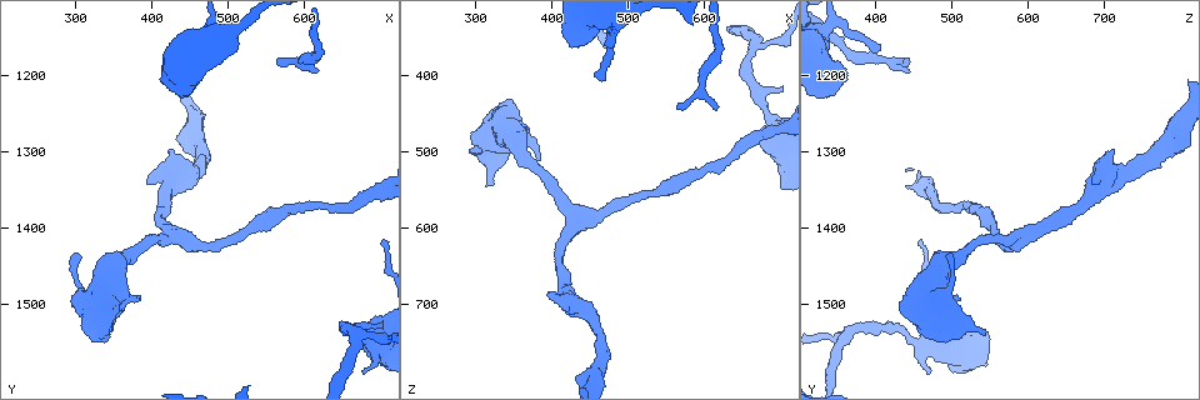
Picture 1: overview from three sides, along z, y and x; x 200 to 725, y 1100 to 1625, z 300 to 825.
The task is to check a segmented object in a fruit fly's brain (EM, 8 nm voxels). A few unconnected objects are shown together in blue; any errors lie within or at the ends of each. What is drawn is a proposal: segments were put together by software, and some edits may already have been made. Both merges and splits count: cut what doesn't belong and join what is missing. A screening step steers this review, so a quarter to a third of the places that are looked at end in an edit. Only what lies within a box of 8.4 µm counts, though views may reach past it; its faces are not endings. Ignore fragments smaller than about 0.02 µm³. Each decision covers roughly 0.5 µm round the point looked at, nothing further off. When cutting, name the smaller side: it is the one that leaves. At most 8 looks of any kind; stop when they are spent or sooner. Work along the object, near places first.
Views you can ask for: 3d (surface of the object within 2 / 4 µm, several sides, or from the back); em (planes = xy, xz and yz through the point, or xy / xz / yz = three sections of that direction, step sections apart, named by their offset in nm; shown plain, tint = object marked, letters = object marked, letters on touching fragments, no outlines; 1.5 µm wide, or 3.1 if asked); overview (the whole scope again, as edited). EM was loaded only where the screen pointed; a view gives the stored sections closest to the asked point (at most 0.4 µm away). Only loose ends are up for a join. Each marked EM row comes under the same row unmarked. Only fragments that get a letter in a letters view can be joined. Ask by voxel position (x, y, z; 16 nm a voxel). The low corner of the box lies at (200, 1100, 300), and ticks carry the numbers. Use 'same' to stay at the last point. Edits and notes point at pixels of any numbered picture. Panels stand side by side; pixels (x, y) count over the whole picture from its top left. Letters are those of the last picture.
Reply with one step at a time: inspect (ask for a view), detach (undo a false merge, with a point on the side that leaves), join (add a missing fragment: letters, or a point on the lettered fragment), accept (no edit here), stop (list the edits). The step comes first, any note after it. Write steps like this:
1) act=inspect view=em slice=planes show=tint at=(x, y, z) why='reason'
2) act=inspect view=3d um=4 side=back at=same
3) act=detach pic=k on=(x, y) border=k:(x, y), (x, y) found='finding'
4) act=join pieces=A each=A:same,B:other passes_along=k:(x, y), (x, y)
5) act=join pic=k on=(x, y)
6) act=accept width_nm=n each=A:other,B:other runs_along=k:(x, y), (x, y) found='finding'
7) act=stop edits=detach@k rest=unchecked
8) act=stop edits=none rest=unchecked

act=inspect view=3d um=4 at=(315, 1540, 545) why='an open end'

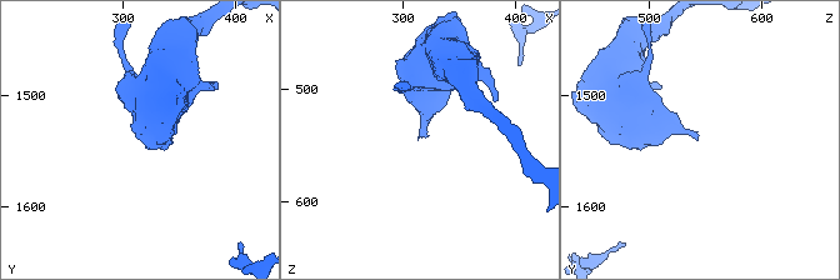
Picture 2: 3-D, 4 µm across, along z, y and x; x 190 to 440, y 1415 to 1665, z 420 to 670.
act=inspect view=em slice=planes show=letters at=(310, 1538, 544)

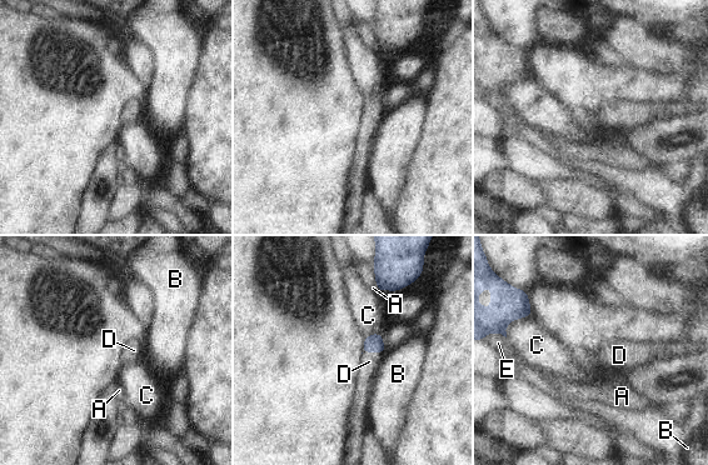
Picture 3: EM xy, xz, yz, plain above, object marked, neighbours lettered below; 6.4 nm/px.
act=join pieces=D each=A:other,B:other,C:other,D:same,E:other passes_along=3:(373, 343), (373, 351), (369, 361) found='it goes on there'

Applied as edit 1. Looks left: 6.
act=inspect view=3d um=2 at=(675, 1585, 465) why='free end'

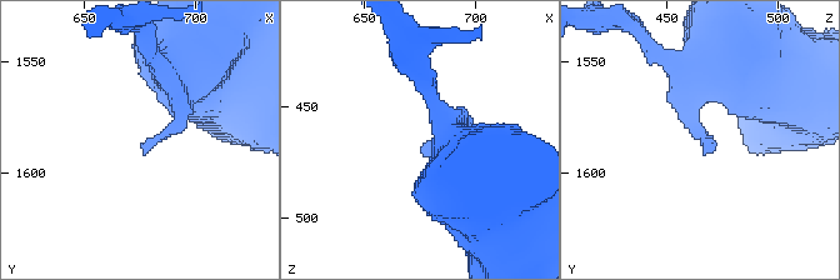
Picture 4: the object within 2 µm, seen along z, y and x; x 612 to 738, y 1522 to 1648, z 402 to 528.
act=inspect view=em slice=xy step=8 show=letters at=(677, 1591, 466)

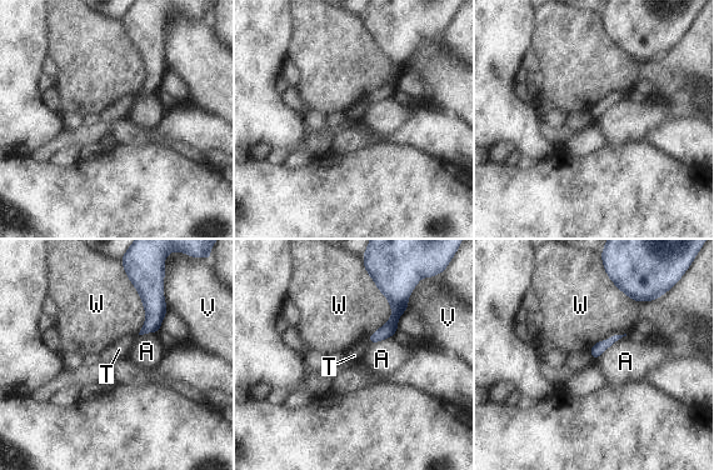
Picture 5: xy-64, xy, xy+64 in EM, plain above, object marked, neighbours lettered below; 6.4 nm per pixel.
act=inspect view=em slice=planes show=letters at=same

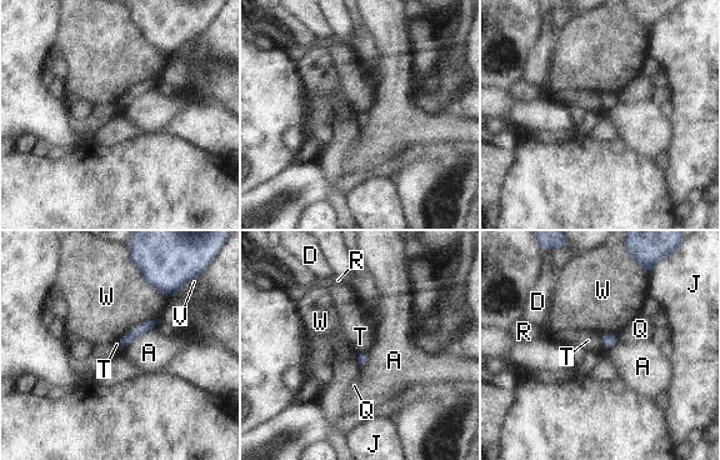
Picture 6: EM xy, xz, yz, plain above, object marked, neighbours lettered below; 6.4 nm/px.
act=accept each=A:other,D:other,J:other,Q:other,R:other,T:other,V:other,W:other border=6:(599, 335), (603, 346) found='no lettered fragment goes on from it'

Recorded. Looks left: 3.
act=inspect view=em slice=planes show=letters at=(460, 1160, 410) why='free end'

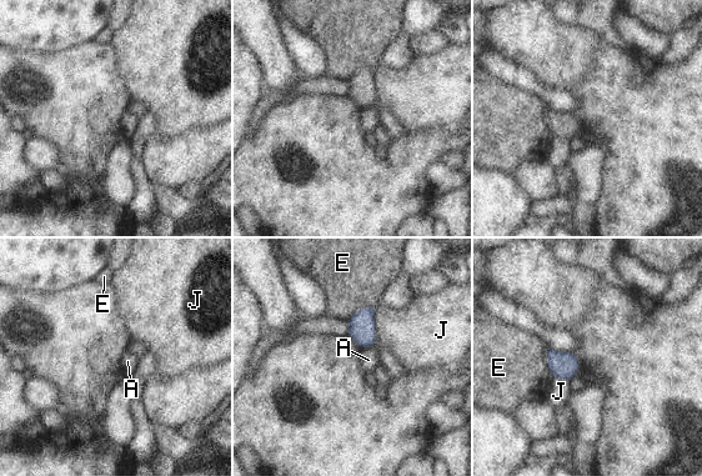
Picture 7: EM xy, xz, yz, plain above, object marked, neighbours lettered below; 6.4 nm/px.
act=accept each=A:other,E:other,J:other border=7:(370, 346), (361, 349) found='none of them fits'

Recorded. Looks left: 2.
act=stop edits=join@3 rest=unchecked

